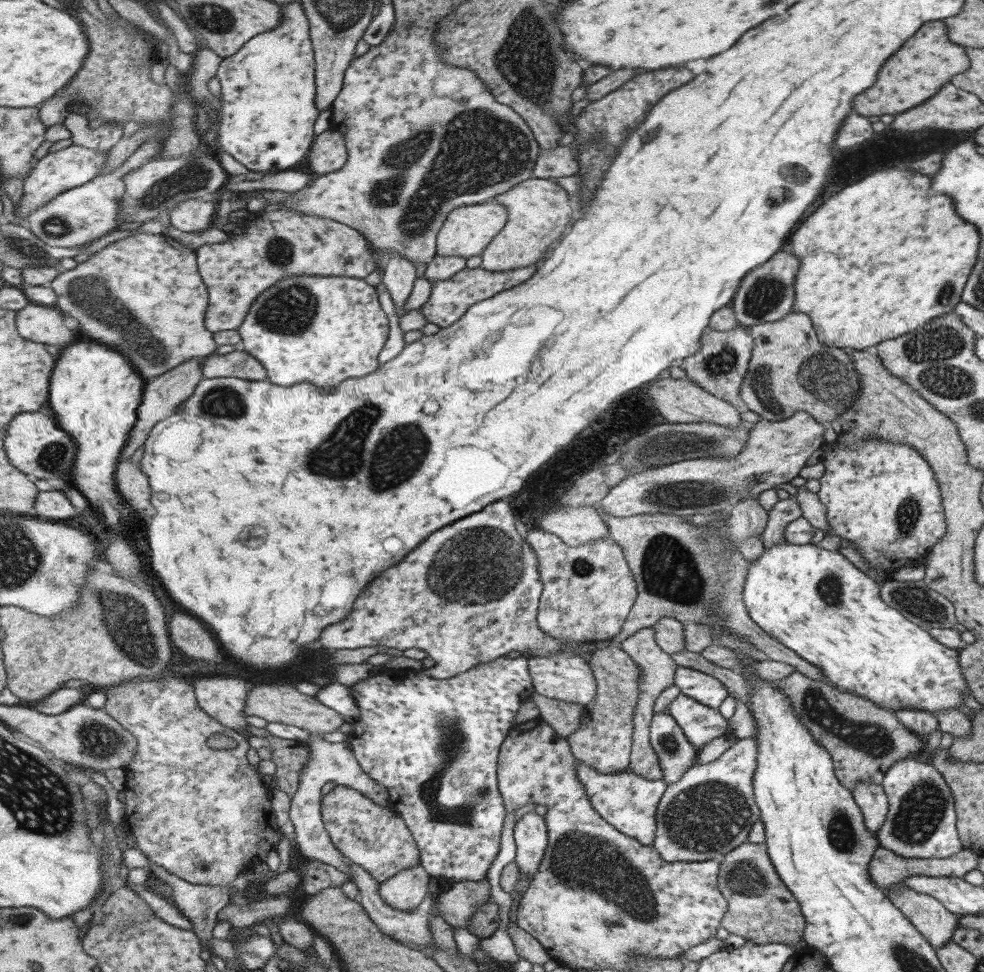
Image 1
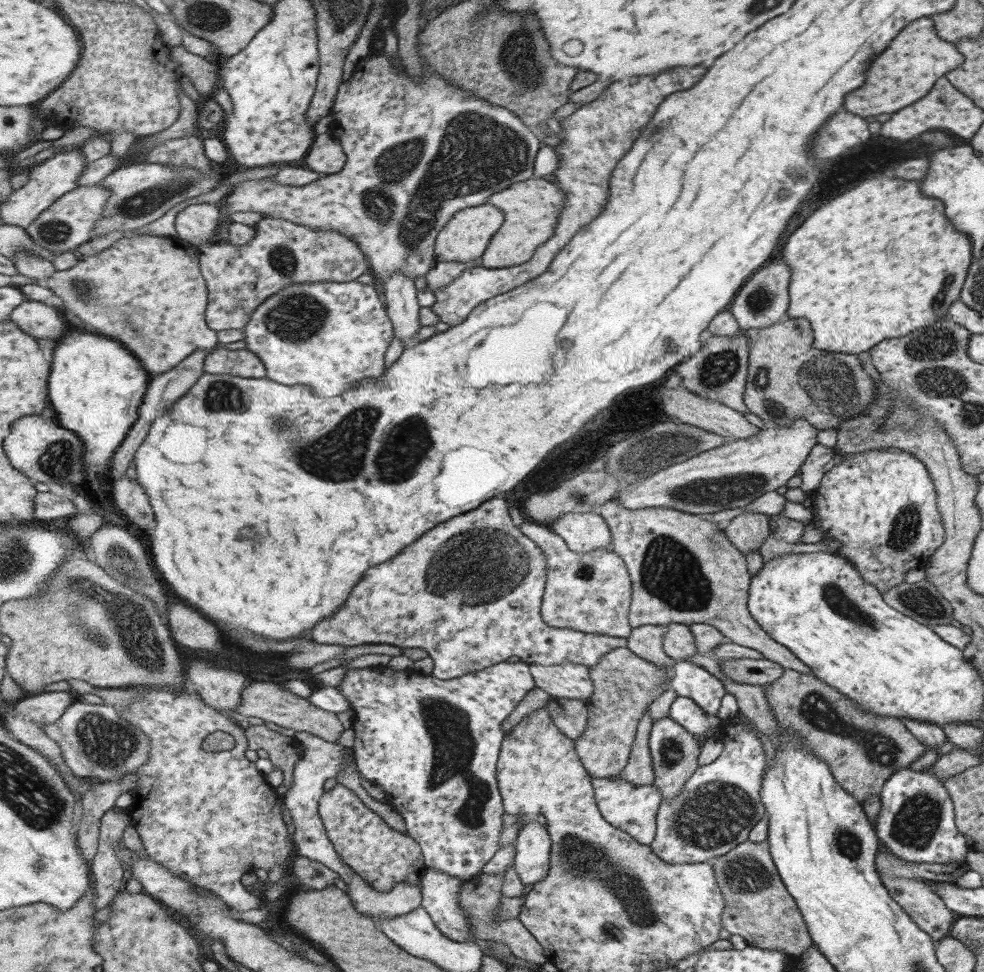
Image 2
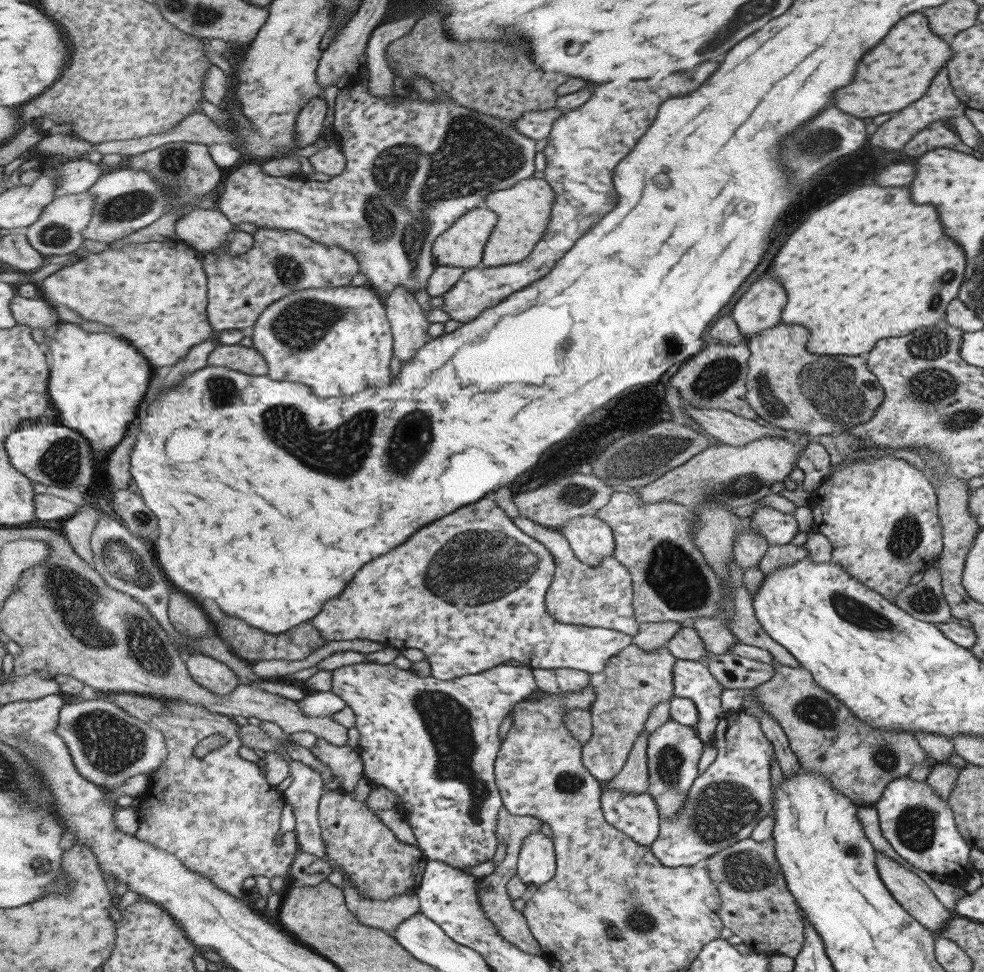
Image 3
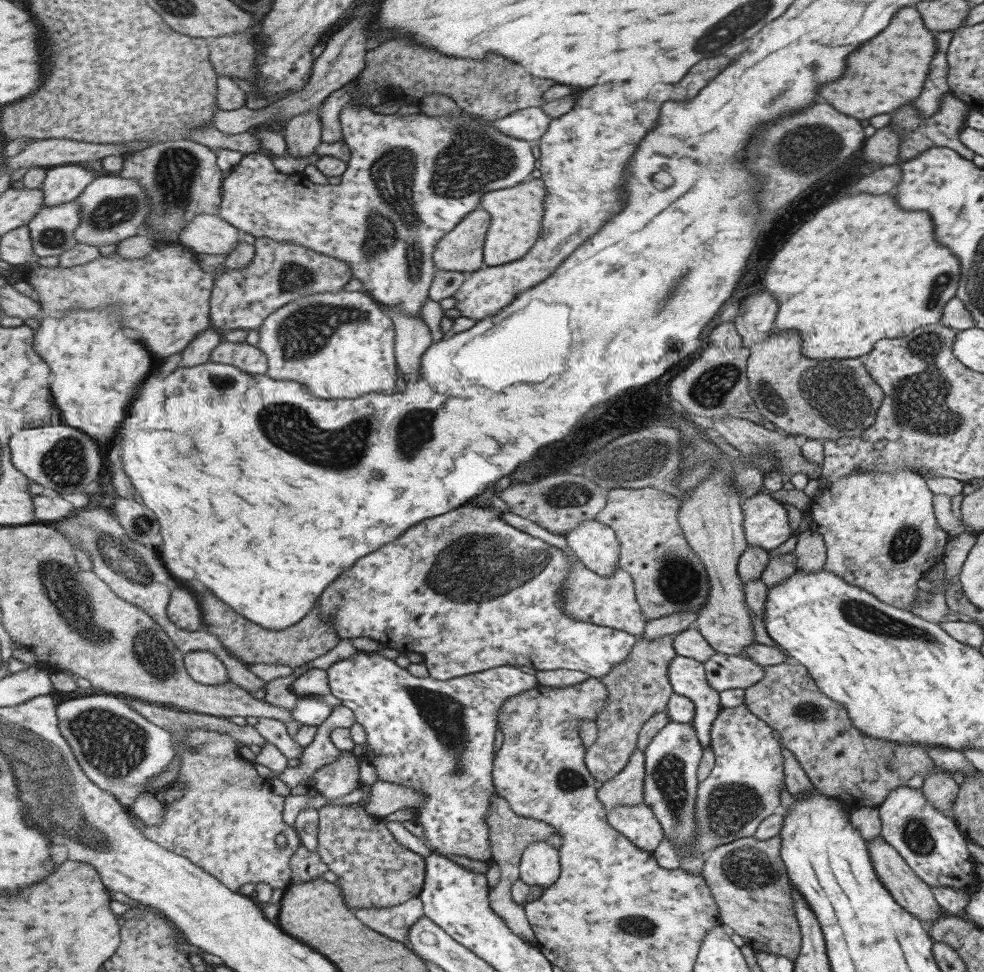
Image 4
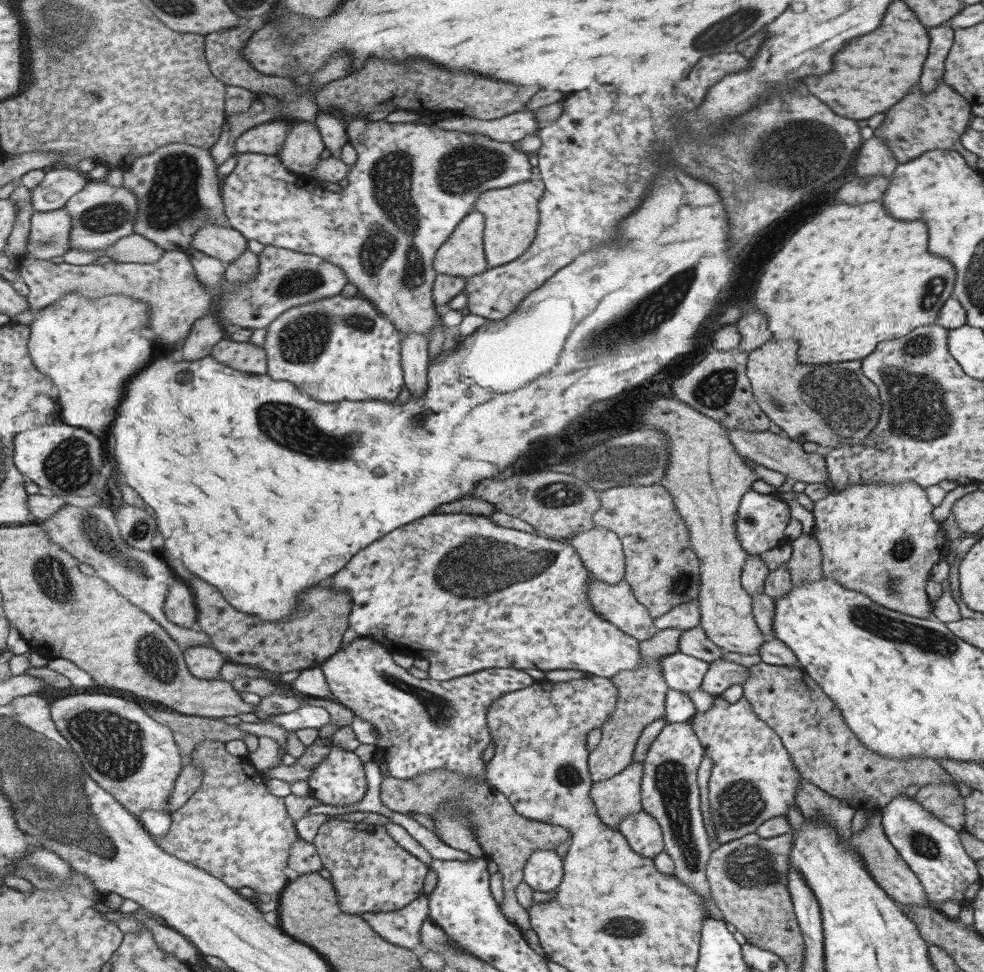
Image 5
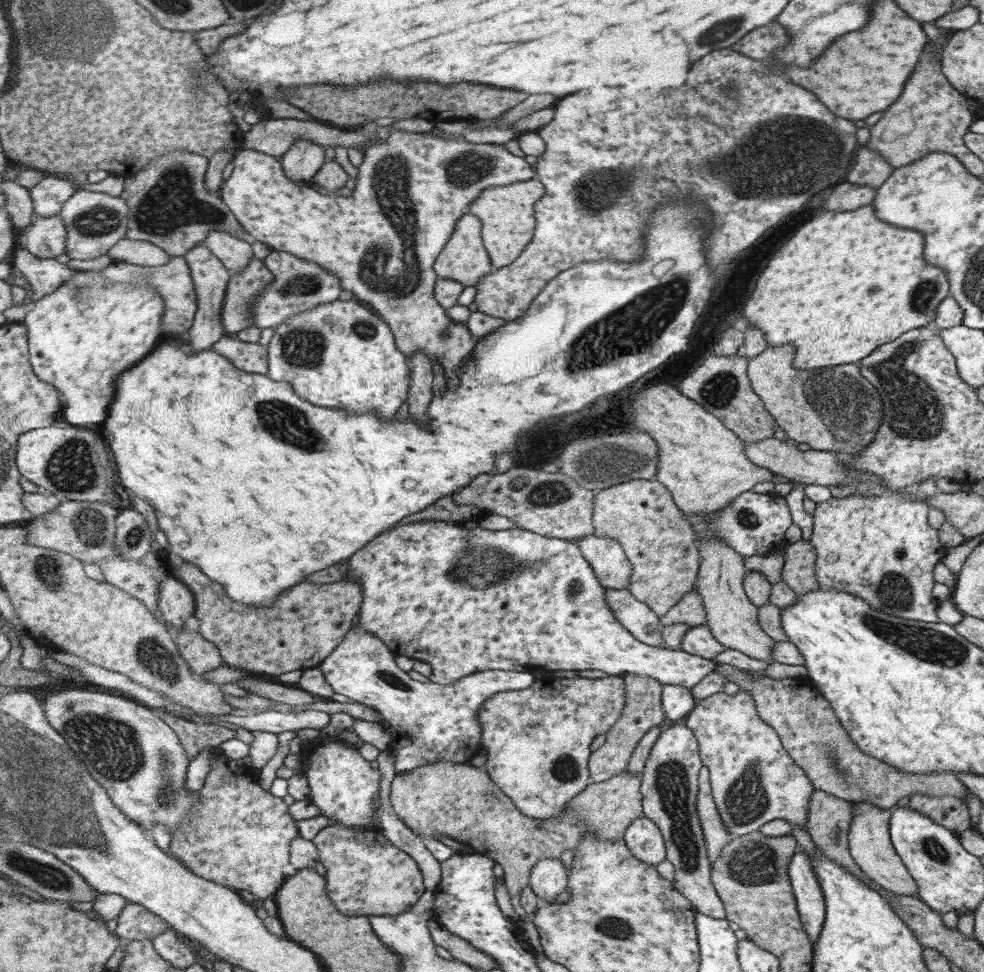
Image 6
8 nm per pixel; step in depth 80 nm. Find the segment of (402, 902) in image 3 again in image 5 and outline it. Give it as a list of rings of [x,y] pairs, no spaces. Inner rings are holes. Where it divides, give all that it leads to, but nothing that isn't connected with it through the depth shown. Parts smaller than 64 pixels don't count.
[[[425,892],[421,897],[417,898],[407,905],[406,908],[395,910],[393,912],[363,912],[361,918],[367,919],[367,924],[379,932],[383,938],[397,946],[415,950],[422,946],[422,928],[426,921],[430,919],[430,896]]]

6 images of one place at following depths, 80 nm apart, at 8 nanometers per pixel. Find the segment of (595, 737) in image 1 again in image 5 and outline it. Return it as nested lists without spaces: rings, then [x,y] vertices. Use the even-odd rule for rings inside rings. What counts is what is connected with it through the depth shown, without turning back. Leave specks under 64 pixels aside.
[[[665,628],[656,632],[650,640],[638,643],[642,658],[635,670],[620,670],[610,677],[612,683],[617,686],[618,699],[610,716],[600,727],[600,742],[593,750],[589,750],[588,772],[593,782],[607,780],[629,766],[642,728],[664,716],[664,696],[668,686],[663,680],[658,660],[678,651],[677,640],[681,634],[682,631],[677,628]]]

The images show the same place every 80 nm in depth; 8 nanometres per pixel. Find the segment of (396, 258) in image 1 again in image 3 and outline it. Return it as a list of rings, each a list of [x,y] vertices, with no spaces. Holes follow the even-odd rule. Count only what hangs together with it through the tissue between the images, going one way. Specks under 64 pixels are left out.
[[[397,286],[384,302],[394,331],[394,356],[401,364],[408,362],[432,339],[428,316],[407,286]]]

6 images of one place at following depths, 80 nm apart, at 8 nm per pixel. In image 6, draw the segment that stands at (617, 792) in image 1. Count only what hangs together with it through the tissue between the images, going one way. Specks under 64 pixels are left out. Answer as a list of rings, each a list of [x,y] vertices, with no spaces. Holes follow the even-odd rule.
[[[644,816],[632,820],[627,825],[622,839],[631,856],[647,865],[655,867],[666,858],[659,829],[654,822]]]

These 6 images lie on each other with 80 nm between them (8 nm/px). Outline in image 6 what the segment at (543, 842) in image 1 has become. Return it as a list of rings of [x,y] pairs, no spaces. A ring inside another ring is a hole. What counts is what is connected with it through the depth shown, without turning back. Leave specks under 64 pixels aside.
[[[542,858],[531,869],[530,887],[540,903],[551,903],[566,890],[567,871],[557,858]]]

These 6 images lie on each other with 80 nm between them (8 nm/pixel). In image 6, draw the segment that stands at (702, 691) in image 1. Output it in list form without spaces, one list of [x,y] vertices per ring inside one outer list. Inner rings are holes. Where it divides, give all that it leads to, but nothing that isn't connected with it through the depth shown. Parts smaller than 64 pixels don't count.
[[[423,521],[421,523],[405,524],[395,527],[379,535],[374,541],[365,545],[348,562],[345,579],[357,580],[363,585],[364,603],[360,609],[358,622],[363,630],[370,631],[381,638],[396,655],[407,656],[415,660],[427,662],[433,668],[429,679],[439,684],[455,684],[462,678],[483,672],[484,670],[517,670],[552,672],[556,670],[601,670],[607,675],[620,673],[642,674],[654,678],[660,684],[679,685],[691,690],[706,674],[714,672],[718,665],[715,660],[707,660],[693,656],[681,650],[671,650],[647,646],[637,642],[623,626],[615,620],[611,609],[604,597],[604,586],[595,579],[594,570],[586,562],[585,556],[575,543],[559,538],[544,538],[542,535],[531,533],[524,529],[491,531],[485,527],[467,527],[467,522],[447,523],[443,521]]]

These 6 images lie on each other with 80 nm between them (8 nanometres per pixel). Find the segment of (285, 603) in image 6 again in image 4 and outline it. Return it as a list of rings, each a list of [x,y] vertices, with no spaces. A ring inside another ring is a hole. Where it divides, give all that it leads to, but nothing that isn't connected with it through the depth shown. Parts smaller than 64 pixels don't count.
[[[206,592],[205,596],[199,597],[202,609],[205,629],[216,635],[223,643],[223,646],[233,656],[241,659],[245,663],[269,663],[284,664],[285,666],[303,666],[309,664],[327,652],[331,652],[340,638],[337,630],[333,628],[331,621],[323,621],[322,600],[310,610],[310,613],[303,621],[285,630],[267,630],[259,624],[255,624],[246,616],[234,611],[227,603],[217,598],[212,592]]]

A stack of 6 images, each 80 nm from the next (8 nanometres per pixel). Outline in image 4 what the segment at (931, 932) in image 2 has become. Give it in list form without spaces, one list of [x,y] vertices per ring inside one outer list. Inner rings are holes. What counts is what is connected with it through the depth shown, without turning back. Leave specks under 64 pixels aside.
[[[880,835],[866,841],[866,849],[871,861],[875,876],[878,876],[879,882],[885,887],[885,890],[891,895],[891,898],[909,914],[912,914],[921,922],[931,922],[943,914],[942,909],[934,899],[934,894],[899,856],[899,853],[885,842]]]

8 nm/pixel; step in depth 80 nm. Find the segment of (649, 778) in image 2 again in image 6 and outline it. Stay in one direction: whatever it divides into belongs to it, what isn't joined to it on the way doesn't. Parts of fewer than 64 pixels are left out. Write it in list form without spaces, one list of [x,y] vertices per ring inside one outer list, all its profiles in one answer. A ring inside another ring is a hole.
[[[440,762],[434,765],[420,766],[409,774],[396,775],[391,782],[390,801],[395,812],[405,821],[405,824],[416,833],[423,833],[439,838],[452,838],[460,843],[469,844],[481,855],[495,859],[504,869],[504,882],[511,896],[511,904],[519,916],[521,924],[531,919],[522,905],[522,892],[530,886],[531,869],[542,858],[557,858],[565,850],[575,851],[582,840],[584,832],[592,832],[599,840],[615,842],[624,836],[627,825],[636,818],[641,818],[642,806],[640,795],[640,778],[638,774],[621,772],[603,782],[590,782],[567,806],[561,817],[550,819],[534,819],[518,809],[518,806],[503,792],[487,770],[481,770],[470,764]]]

